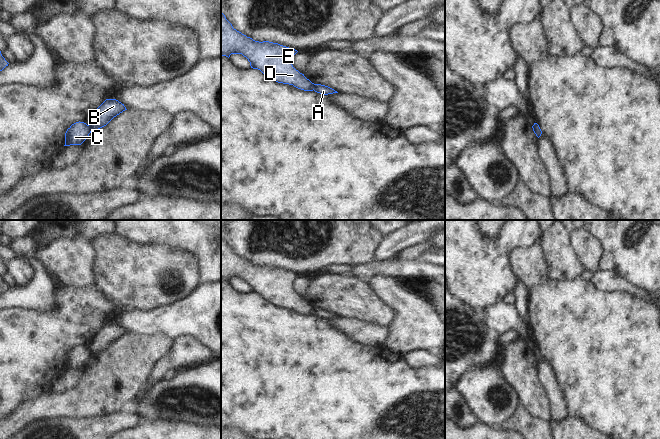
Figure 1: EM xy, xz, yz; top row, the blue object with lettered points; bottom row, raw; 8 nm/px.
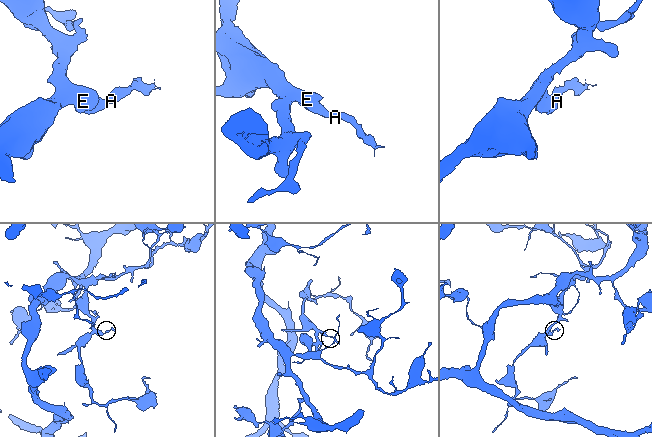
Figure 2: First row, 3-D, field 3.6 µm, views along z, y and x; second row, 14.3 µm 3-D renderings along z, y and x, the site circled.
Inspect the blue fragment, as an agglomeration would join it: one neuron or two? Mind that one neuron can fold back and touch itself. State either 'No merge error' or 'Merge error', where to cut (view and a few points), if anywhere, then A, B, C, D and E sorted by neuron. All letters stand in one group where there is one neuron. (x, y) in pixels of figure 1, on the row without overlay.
Merge error. Split along xz (313, 308), (314, 313). Groups: A B / C D E.

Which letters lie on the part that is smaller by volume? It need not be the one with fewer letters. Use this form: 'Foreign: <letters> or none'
Foreign: A, B

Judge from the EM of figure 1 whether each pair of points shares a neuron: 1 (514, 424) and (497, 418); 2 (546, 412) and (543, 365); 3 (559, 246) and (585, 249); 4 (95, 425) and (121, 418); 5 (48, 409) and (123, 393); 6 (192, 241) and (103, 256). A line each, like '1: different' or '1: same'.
1: different
2: different
3: different
4: same
5: same
6: different

